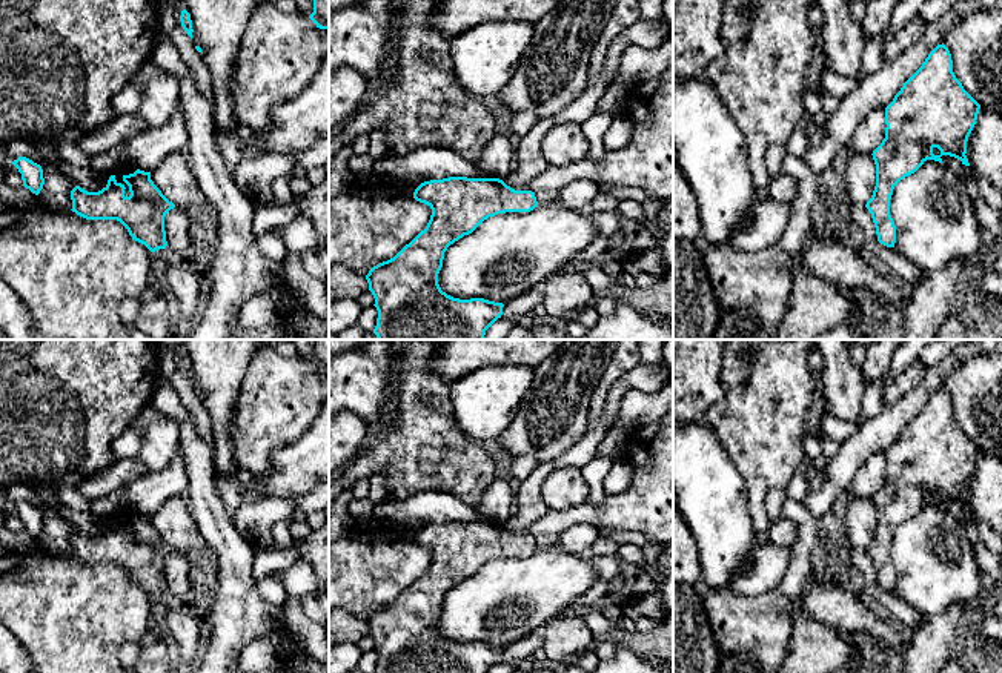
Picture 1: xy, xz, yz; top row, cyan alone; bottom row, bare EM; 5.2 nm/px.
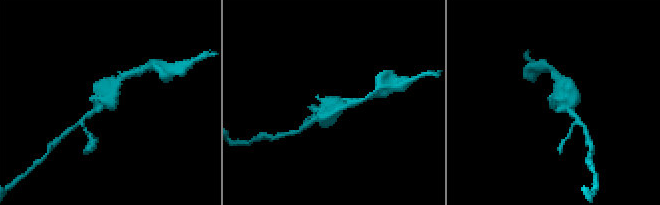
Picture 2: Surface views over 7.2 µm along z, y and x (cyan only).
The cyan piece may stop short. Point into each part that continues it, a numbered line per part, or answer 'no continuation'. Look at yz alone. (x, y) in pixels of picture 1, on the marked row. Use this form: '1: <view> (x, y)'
no continuation

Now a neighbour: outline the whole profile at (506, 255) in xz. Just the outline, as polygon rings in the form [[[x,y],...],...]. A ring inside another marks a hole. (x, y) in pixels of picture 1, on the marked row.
[[[558,203],[536,206],[530,212],[498,214],[447,247],[438,284],[453,298],[484,298],[504,304],[559,272],[596,235],[592,217]]]

